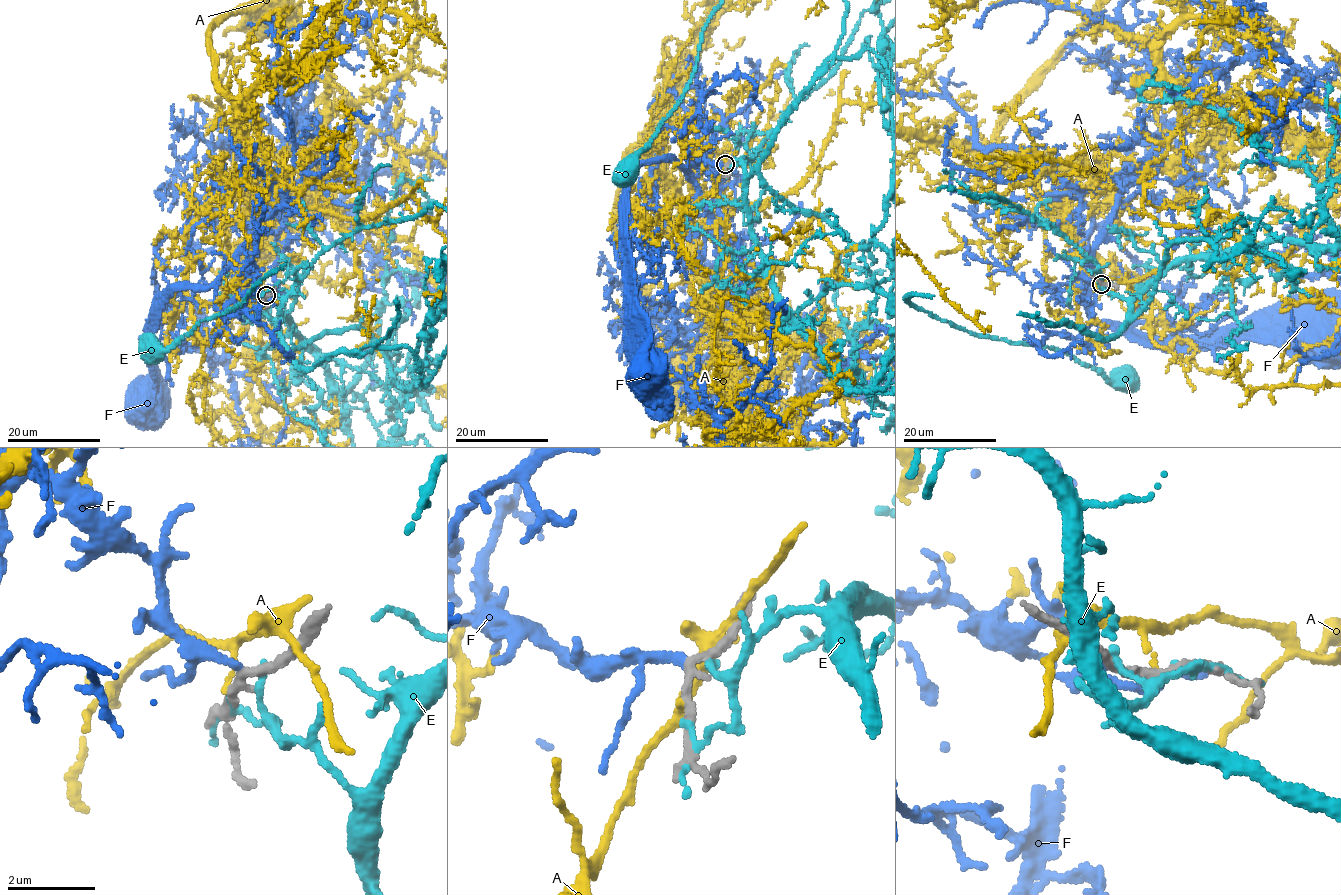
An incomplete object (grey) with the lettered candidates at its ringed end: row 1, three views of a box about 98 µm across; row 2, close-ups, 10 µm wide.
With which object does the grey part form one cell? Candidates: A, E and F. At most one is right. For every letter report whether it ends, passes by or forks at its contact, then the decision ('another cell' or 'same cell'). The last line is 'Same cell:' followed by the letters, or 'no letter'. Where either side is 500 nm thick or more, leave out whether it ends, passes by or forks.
A: it ends | another cell
E: it ends | another cell
F: it ends | same cell
Same cell: F

